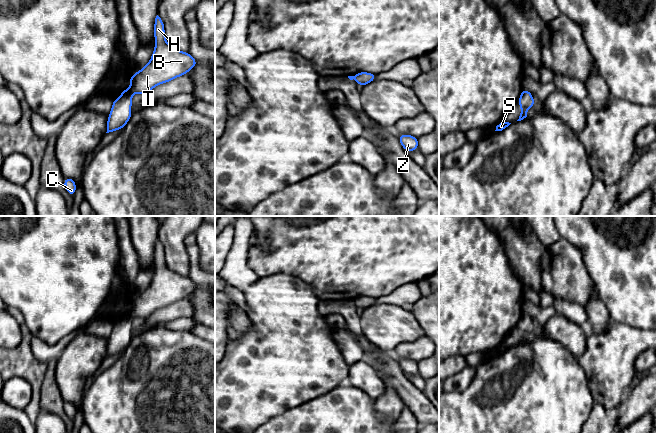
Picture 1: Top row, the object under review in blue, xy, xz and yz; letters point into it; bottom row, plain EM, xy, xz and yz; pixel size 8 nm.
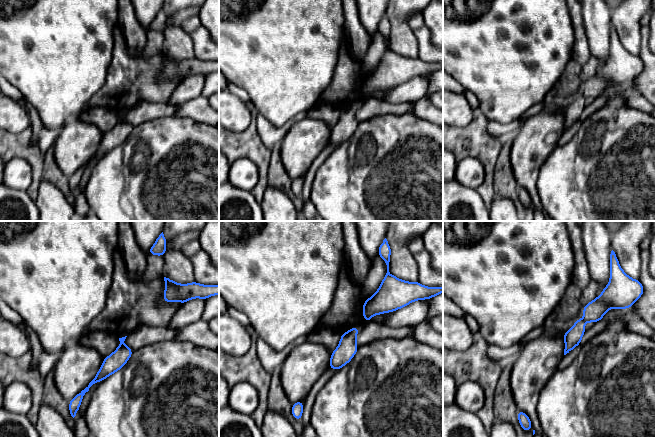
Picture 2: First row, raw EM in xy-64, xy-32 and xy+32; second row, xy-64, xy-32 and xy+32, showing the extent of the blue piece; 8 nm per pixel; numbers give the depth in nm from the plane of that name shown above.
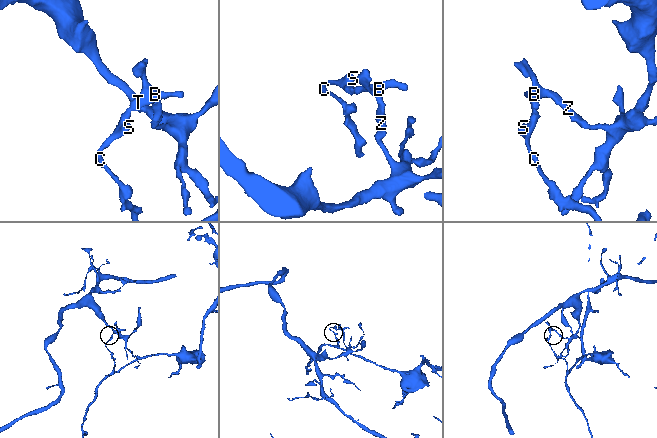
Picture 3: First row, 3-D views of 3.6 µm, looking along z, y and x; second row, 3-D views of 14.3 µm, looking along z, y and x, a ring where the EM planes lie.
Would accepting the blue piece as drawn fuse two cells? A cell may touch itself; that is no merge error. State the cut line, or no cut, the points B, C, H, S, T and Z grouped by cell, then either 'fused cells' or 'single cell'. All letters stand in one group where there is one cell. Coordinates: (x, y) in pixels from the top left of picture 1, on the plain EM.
xy (129, 313), (132, 316) | B H T Z / C S | fused cells

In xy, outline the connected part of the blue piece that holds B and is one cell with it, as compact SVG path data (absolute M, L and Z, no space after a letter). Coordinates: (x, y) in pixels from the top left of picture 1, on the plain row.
M157 239L154 247L155 273L147 289L130 301L132 317L147 318L155 310L188 297L197 289L189 278L171 271L165 262L164 247Z

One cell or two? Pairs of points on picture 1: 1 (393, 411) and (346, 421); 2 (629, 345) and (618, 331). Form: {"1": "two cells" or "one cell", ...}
{"1": "two cells", "2": "one cell"}

